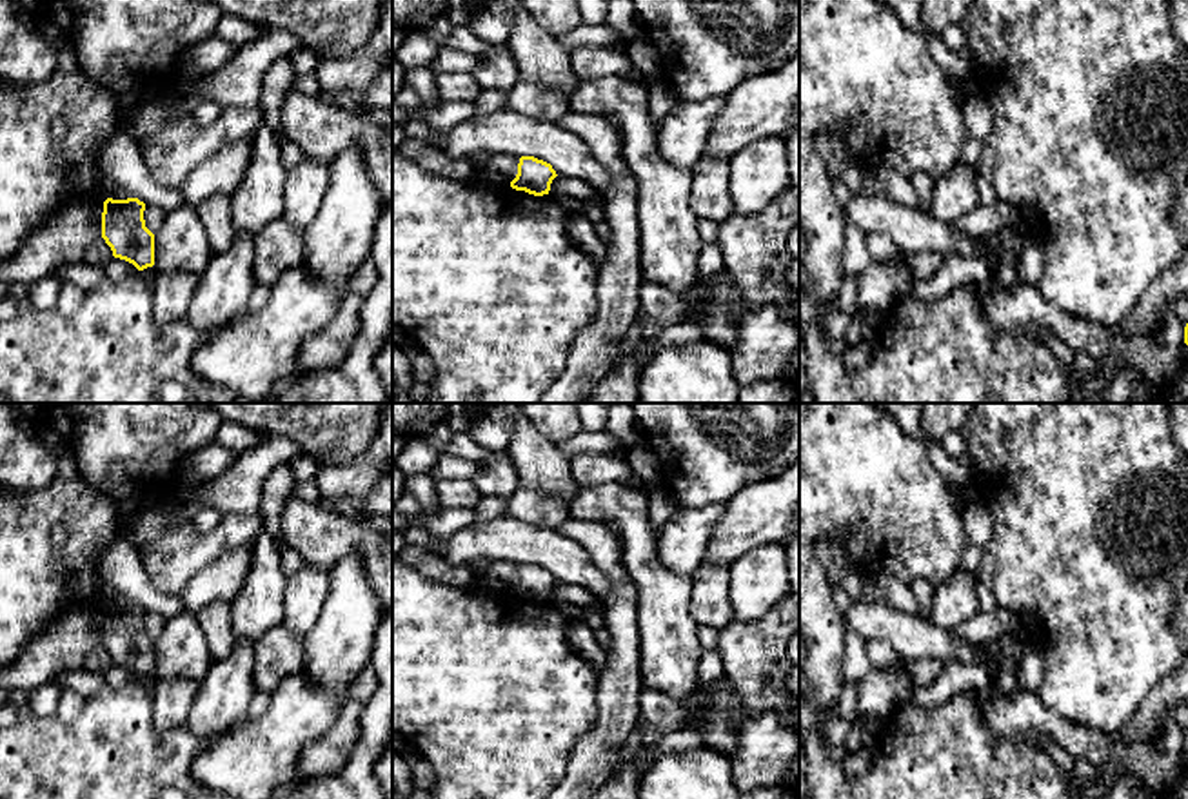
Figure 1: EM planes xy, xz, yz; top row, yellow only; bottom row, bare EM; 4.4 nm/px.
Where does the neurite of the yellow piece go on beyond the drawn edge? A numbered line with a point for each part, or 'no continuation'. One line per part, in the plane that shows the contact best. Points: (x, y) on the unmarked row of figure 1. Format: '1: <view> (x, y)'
no continuation

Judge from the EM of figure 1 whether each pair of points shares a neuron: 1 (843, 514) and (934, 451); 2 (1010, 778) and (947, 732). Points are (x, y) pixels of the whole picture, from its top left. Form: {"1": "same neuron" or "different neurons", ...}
{"1": "different neurons", "2": "same neuron"}

